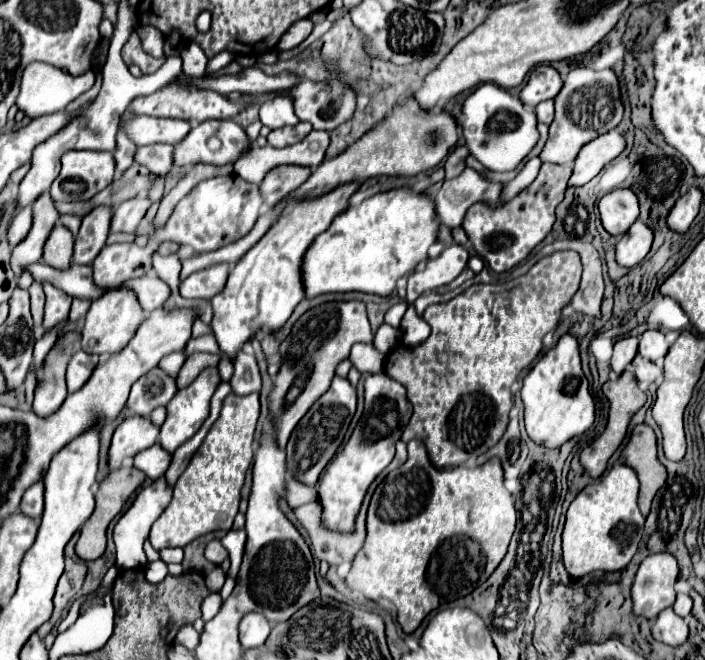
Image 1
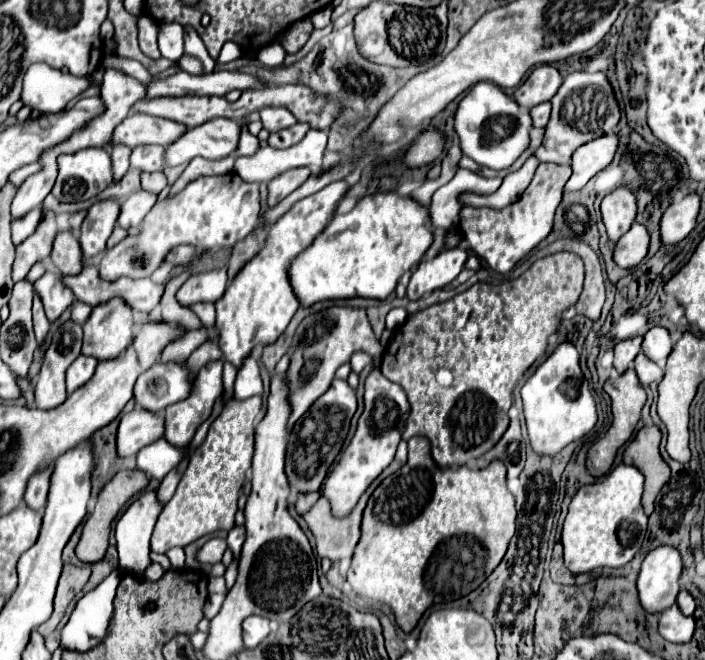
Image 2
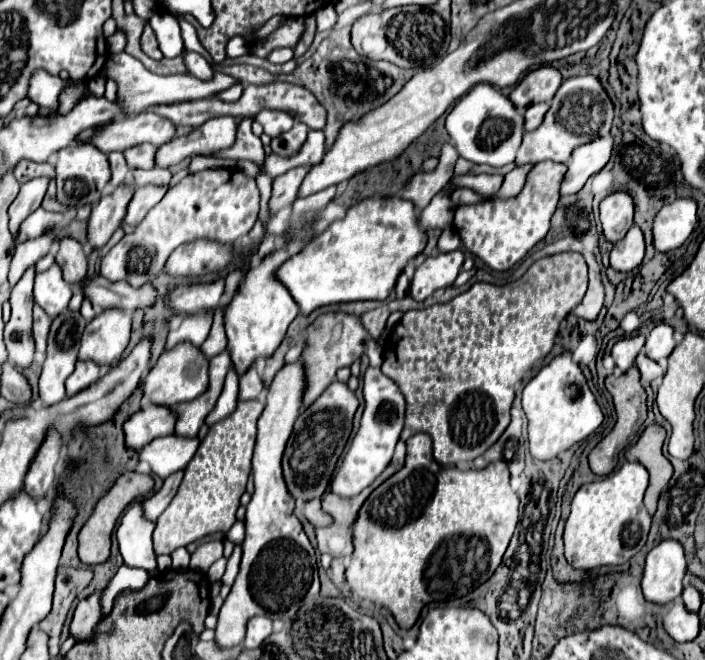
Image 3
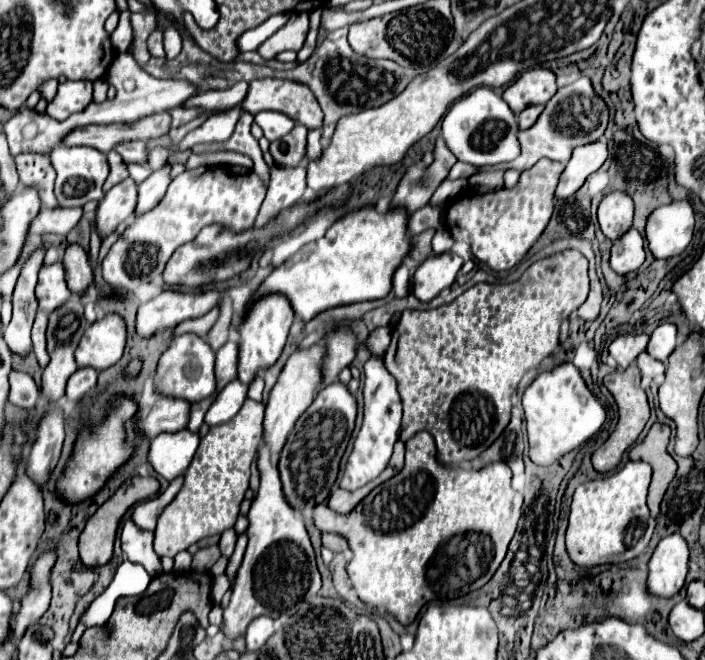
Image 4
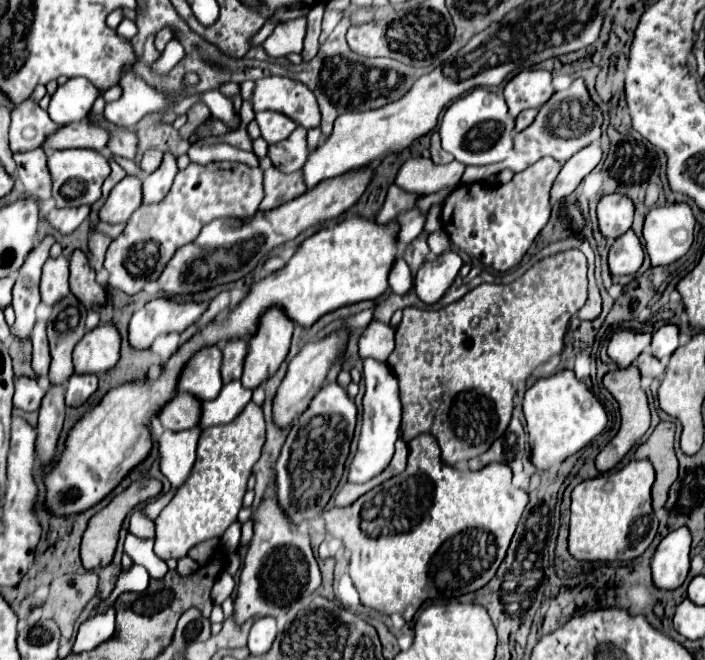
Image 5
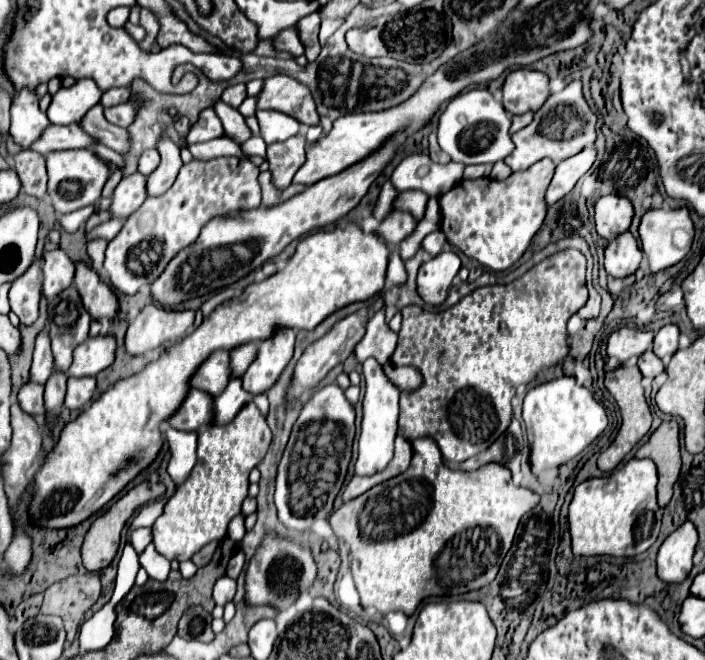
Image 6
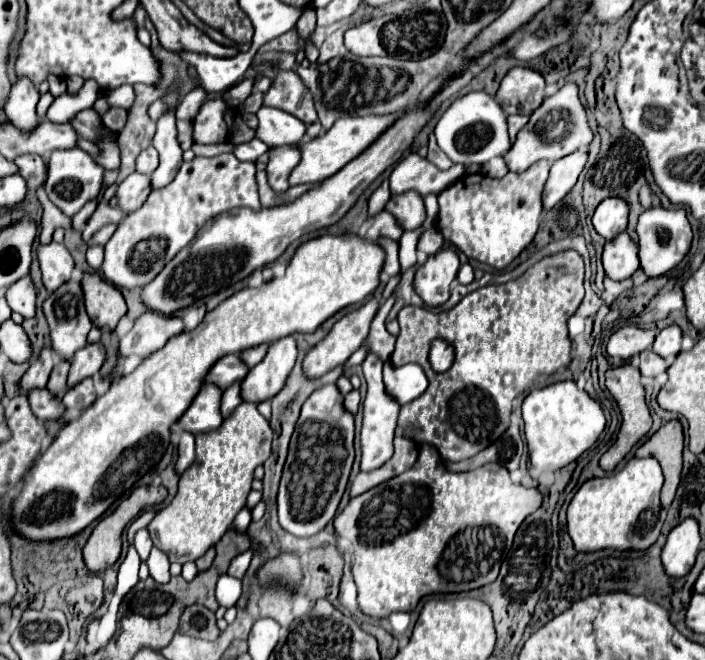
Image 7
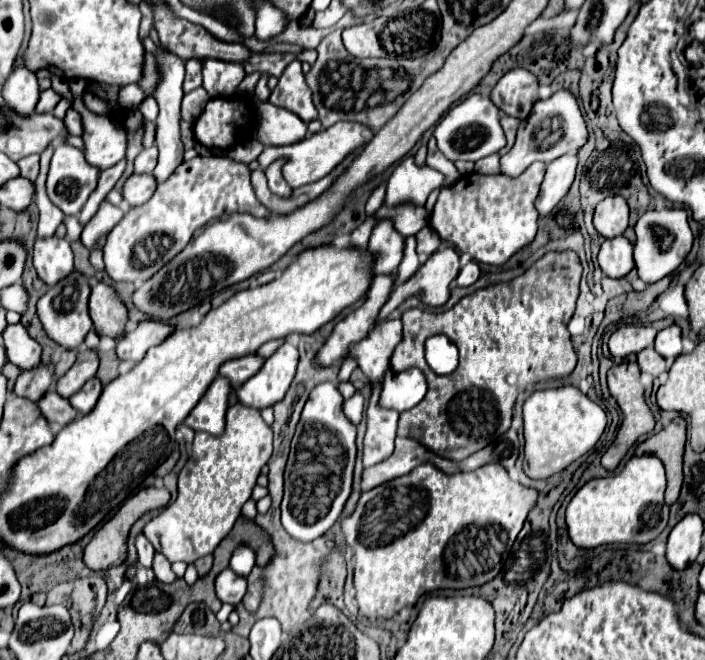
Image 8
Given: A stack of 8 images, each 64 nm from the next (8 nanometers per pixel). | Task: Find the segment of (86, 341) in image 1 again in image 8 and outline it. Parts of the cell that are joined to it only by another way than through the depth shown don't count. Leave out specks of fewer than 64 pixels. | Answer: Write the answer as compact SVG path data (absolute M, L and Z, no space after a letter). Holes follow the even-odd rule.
M80 350L74 366L56 382L56 392L64 398L72 396L76 390L82 388L82 384L96 376L98 370L98 352L96 350Z

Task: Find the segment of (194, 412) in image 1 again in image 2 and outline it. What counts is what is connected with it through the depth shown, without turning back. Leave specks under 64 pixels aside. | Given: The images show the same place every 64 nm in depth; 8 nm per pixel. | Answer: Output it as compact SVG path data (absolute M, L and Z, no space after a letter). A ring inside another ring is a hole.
M222 360L204 366L186 400L170 404L164 412L164 438L172 446L186 446L198 426L210 416L214 400L222 394Z

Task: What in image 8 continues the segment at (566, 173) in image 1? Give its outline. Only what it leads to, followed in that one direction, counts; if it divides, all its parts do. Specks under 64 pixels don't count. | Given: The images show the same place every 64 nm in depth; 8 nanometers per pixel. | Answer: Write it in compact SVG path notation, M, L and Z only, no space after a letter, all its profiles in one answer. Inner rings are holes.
M536 162L516 178L504 174L464 174L458 182L440 190L434 212L430 214L430 226L440 234L442 240L454 244L460 252L468 252L472 260L502 266L536 236L538 210L534 200L540 192L544 172L546 164Z

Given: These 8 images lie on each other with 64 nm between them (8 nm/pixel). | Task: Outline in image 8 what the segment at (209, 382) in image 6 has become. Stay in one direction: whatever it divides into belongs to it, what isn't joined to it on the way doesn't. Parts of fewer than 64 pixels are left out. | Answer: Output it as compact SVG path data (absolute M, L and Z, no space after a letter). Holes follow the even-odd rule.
M242 356L236 360L228 360L228 364L220 366L220 376L226 378L232 388L240 388L250 376L254 376L260 366L264 364L264 358L258 356Z

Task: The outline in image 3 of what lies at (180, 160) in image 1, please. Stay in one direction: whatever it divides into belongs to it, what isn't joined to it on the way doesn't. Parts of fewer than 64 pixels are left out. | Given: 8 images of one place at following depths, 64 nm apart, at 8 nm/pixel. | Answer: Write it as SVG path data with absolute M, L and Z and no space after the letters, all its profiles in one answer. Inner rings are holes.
M212 118L200 126L190 130L188 134L170 140L168 144L158 148L156 166L170 168L180 164L184 158L192 156L210 156L224 148L230 148L236 142L236 118Z

